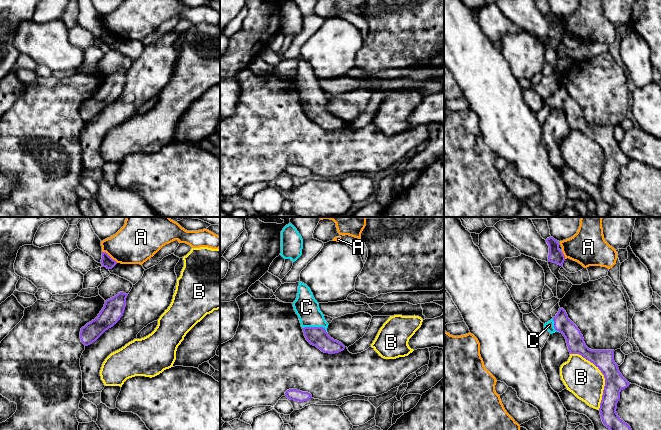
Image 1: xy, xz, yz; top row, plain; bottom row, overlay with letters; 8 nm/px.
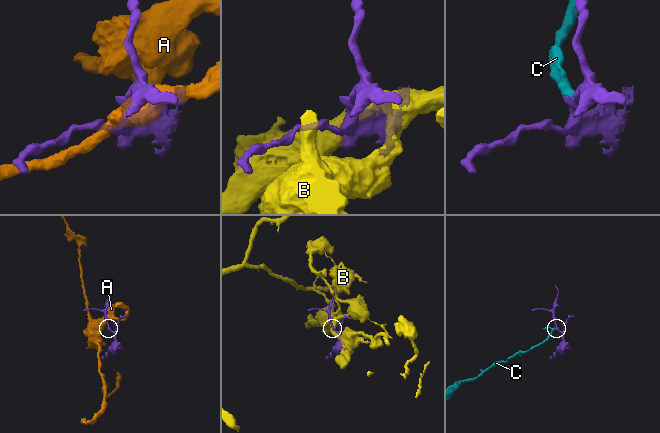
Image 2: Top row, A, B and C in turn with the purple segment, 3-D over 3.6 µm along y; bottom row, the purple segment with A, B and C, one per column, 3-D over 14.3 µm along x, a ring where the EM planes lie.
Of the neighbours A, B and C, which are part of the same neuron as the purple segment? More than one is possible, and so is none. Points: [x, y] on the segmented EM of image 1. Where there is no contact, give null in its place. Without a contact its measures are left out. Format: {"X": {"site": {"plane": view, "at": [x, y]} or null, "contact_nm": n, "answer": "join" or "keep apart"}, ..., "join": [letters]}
{"A": {"site": {"plane": "xy", "at": [109, 256]}, "contact_nm": 160, "answer": "keep apart"}, "B": {"site": {"plane": "yz", "at": [603, 374]}, "contact_nm": 500, "answer": "keep apart"}, "C": {"site": {"plane": "xz", "at": [315, 327]}, "contact_nm": 200, "answer": "join"}, "join": ["C"]}

